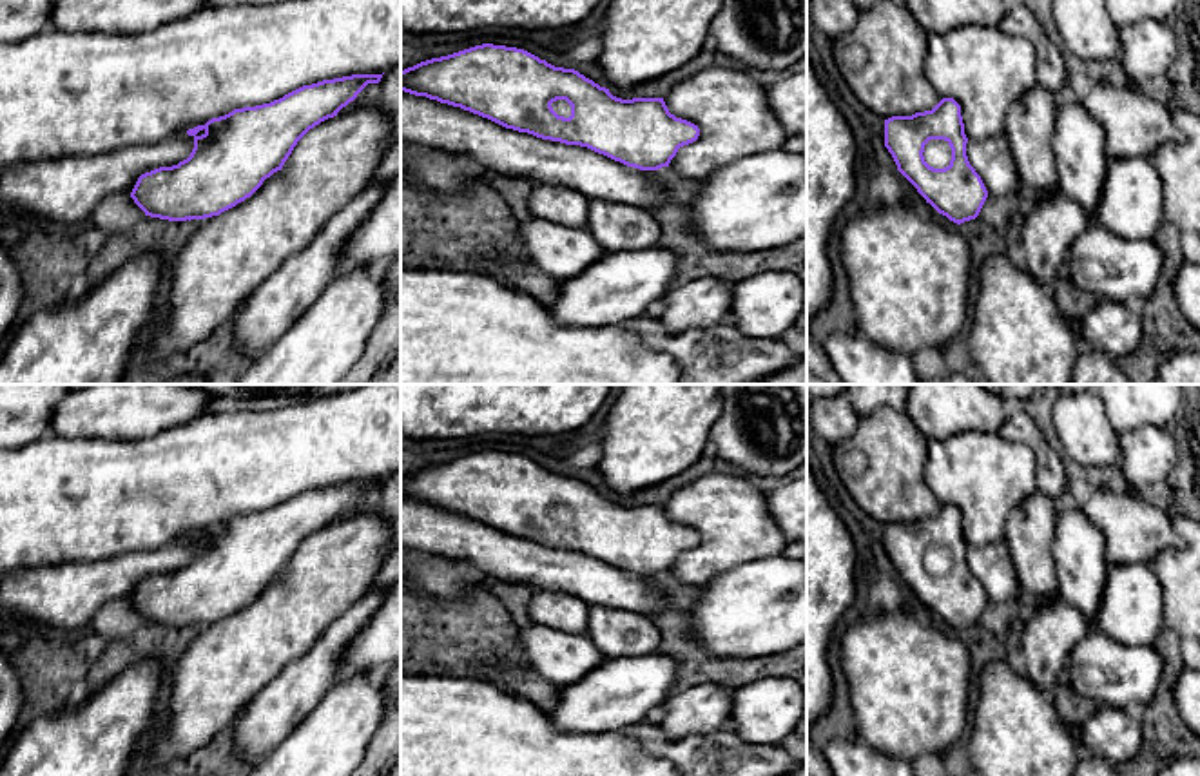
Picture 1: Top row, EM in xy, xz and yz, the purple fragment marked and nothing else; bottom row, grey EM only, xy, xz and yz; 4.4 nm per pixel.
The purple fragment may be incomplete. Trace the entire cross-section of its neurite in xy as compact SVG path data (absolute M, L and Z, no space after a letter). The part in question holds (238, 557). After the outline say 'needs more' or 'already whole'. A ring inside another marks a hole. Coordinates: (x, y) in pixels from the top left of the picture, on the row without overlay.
M352 480L303 491L270 509L234 515L205 531L189 535L194 544L190 562L178 571L160 573L138 584L131 604L145 622L190 627L219 622L250 604L266 584L281 577L297 548L321 528L357 504L368 490L379 490L382 480Z; already whole

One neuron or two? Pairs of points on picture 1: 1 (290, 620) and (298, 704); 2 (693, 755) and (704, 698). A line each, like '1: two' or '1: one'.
1: two
2: two

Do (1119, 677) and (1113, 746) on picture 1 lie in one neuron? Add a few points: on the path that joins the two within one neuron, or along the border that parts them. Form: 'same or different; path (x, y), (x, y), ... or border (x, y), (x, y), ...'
same; path (1119, 693), (1108, 706), (1113, 713), (1113, 729)

